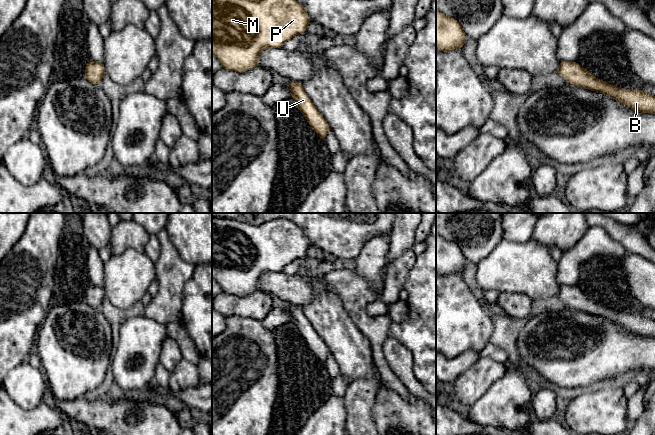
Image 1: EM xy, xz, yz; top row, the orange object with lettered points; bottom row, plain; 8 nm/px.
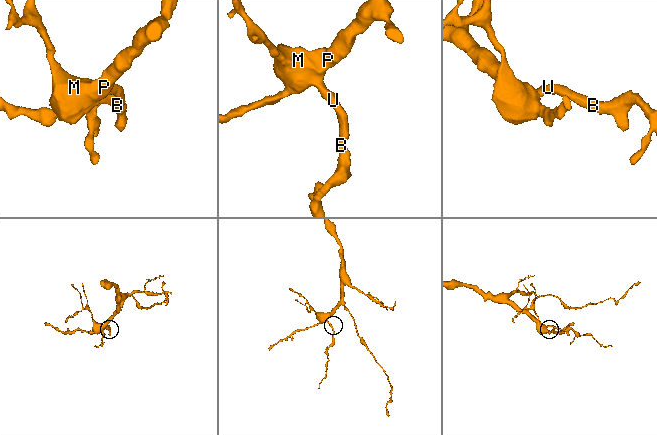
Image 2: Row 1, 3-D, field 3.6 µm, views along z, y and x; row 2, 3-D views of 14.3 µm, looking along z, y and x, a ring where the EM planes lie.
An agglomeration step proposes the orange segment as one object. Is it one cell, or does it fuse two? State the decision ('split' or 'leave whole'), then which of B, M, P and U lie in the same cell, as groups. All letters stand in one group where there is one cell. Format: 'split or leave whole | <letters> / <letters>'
leave whole | B M P U

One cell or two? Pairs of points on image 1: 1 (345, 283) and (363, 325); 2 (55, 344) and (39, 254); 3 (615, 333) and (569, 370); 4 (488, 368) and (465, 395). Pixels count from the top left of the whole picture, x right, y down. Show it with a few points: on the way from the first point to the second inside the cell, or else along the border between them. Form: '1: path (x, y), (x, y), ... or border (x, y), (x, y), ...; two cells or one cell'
1: path (355, 293), (355, 306), (359, 315); one cell
2: border (49, 309), (38, 330); two cells
3: path (604, 344), (600, 348), (592, 348), (580, 359); one cell
4: path (481, 375), (468, 388); one cell

